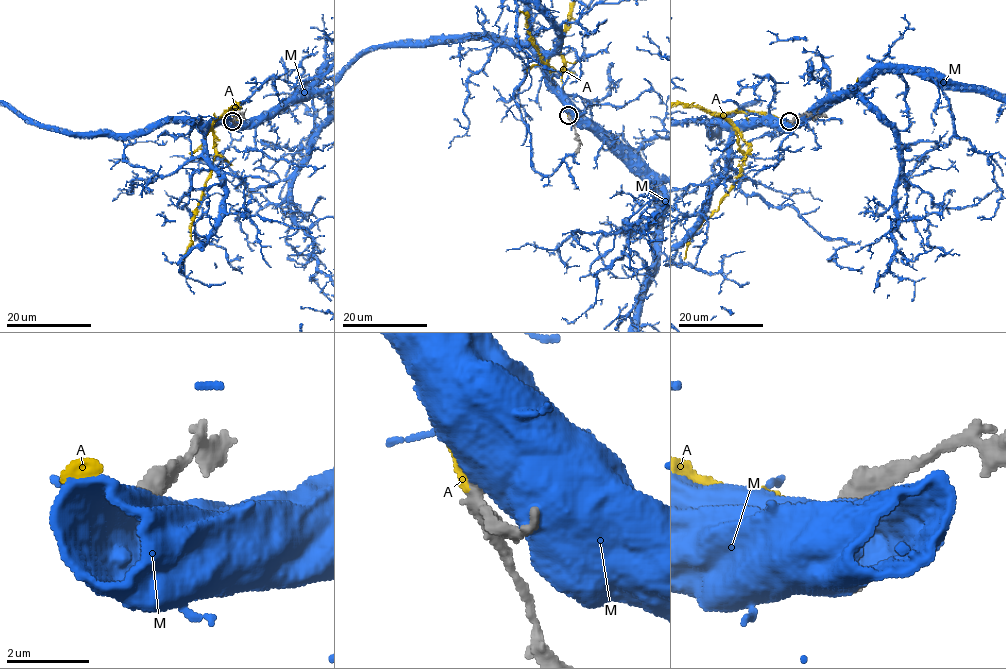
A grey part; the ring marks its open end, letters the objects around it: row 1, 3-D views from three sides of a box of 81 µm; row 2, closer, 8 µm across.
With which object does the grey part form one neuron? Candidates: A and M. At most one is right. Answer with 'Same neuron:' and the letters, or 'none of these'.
Same neuron: A

